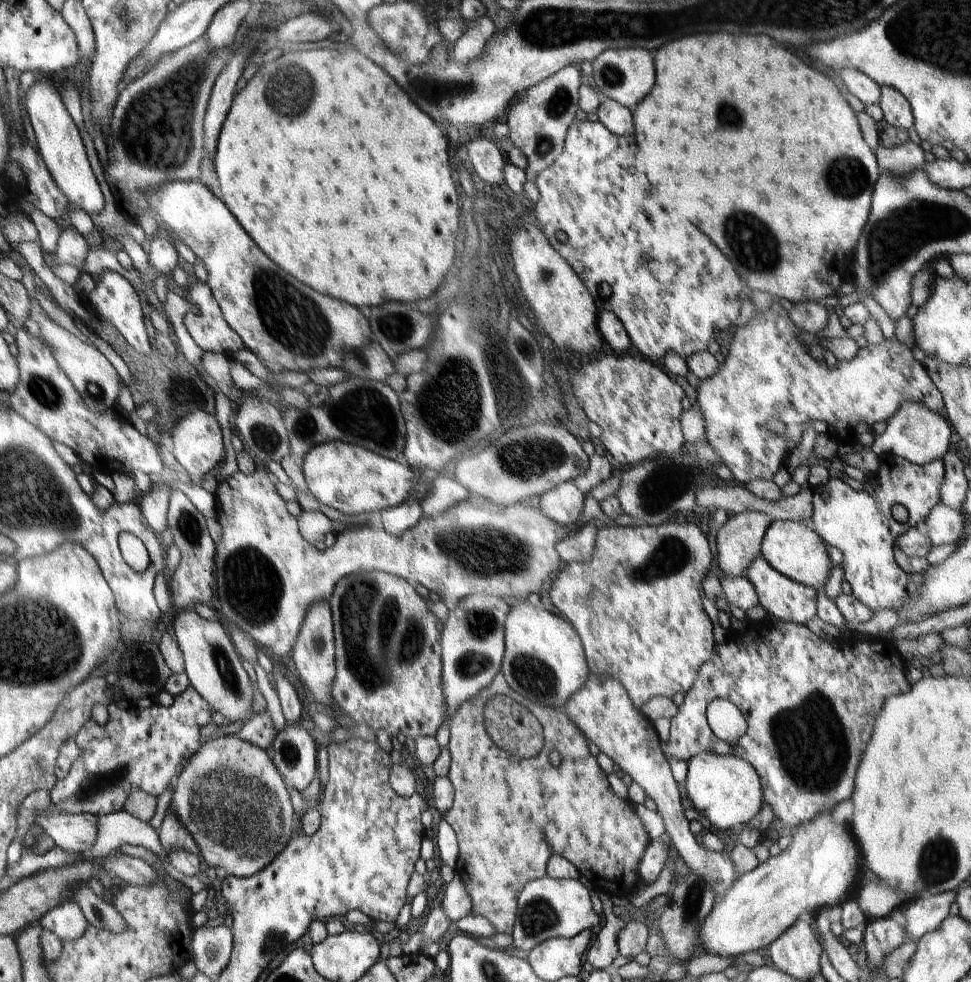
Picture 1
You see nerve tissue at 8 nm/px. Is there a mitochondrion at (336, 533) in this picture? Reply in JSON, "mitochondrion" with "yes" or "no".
{"mitochondrion":"no"}

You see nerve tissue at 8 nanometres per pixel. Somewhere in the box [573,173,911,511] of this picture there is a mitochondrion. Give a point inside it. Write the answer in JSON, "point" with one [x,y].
{"point":[752,243]}

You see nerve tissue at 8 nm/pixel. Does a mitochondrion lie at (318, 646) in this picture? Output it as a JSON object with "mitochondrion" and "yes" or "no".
{"mitochondrion":"yes"}

